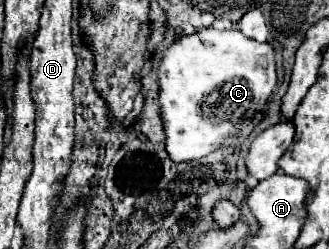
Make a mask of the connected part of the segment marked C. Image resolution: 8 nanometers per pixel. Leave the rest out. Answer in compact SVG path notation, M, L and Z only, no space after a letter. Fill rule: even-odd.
M206 28L190 36L182 36L164 52L164 60L158 68L160 84L160 110L166 132L166 150L174 162L198 160L216 148L222 138L240 130L242 122L252 120L266 106L270 94L278 82L274 46L268 42L256 42L244 36L240 30L214 30Z

